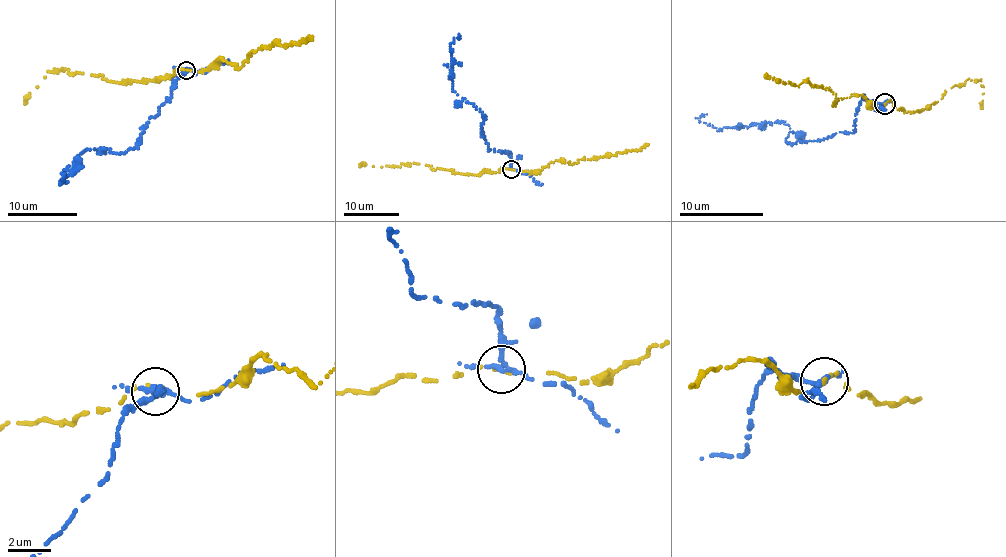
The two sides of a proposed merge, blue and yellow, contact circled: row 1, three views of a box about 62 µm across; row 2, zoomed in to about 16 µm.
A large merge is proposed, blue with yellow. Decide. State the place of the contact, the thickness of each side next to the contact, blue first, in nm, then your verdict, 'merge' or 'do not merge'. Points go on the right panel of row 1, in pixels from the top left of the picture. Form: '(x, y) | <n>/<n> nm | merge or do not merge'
(885, 103) | 240/190 nm | do not merge

